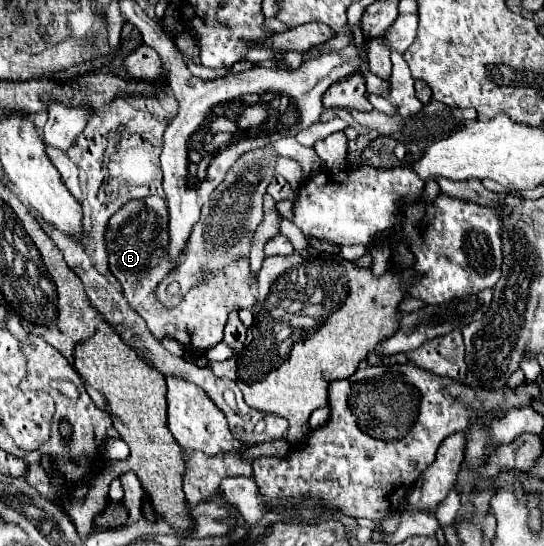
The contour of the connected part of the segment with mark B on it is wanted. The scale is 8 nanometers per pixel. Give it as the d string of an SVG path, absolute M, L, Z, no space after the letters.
M152 195L146 199L126 203L110 219L108 231L106 231L110 271L120 281L122 293L130 303L130 307L146 319L146 325L156 339L172 337L184 343L188 349L206 351L222 341L224 325L230 311L252 307L256 303L256 289L254 289L256 277L250 273L248 261L236 261L230 267L214 273L202 285L190 289L176 307L172 309L162 307L154 297L154 289L170 271L176 269L176 263L168 261L168 249L166 249L168 225L166 223L168 223L168 209L162 197Z

